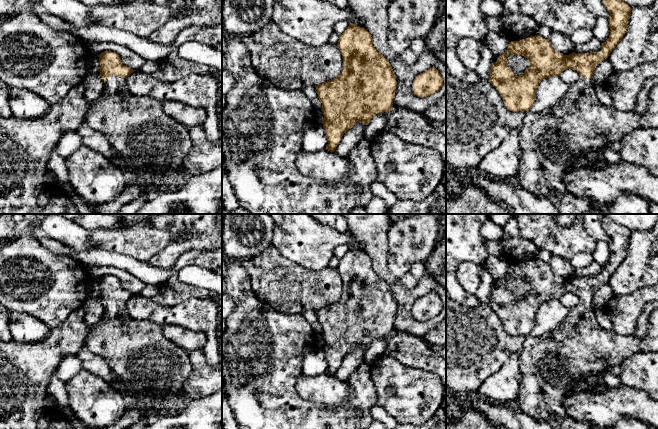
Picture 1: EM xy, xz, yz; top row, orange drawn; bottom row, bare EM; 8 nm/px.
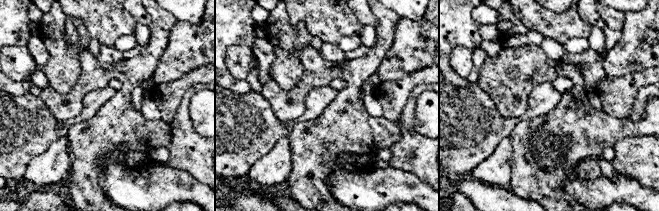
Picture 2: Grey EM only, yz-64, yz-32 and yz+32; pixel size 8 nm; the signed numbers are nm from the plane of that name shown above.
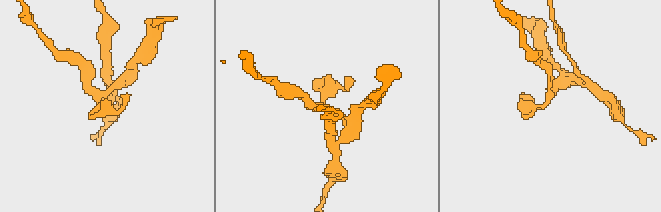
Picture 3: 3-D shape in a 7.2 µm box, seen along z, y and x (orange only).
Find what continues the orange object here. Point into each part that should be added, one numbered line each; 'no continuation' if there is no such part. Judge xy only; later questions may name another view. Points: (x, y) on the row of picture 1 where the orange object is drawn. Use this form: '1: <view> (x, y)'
1: xy (137, 127)

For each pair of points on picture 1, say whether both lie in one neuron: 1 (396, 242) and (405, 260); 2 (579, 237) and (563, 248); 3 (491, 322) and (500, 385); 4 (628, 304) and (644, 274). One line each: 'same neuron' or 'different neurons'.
1: same neuron
2: same neuron
3: different neurons
4: different neurons

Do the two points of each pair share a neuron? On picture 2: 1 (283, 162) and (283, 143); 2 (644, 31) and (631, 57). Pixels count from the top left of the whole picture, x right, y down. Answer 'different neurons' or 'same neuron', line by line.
1: same neuron
2: same neuron

